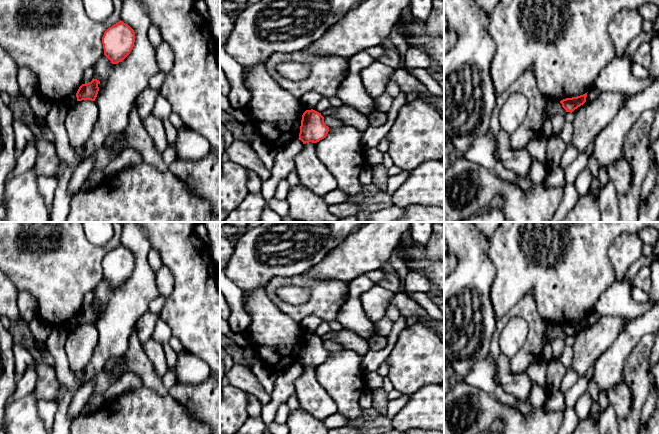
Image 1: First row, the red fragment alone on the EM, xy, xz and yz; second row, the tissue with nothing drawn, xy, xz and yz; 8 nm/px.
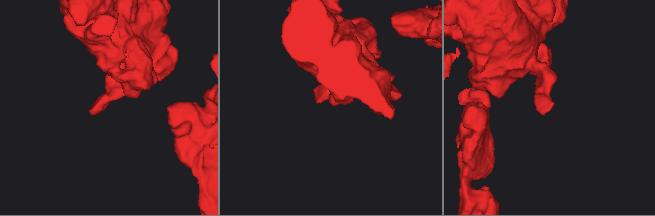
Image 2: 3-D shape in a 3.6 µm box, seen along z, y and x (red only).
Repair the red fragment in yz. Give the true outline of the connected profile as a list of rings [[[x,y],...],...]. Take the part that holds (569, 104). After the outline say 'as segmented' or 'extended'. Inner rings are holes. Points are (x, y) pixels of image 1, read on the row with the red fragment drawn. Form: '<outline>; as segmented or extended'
[[[587,93],[572,97],[572,98],[566,98],[560,101],[562,104],[562,107],[566,110],[566,112],[572,113],[575,109],[580,107],[586,102]]]; as segmented

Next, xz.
[[[311,109],[306,110],[302,115],[299,140],[303,144],[317,143],[324,139],[329,132],[329,127],[324,123],[321,113]]]; as segmented

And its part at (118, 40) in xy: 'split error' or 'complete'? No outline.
complete

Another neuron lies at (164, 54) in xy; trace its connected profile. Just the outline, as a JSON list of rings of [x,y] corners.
[[[163,42],[160,46],[155,48],[155,57],[160,71],[169,72],[174,64],[174,53],[170,45]]]

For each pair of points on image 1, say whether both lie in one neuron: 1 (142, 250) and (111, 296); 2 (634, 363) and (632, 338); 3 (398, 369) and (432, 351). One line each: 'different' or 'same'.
1: same
2: different
3: same

